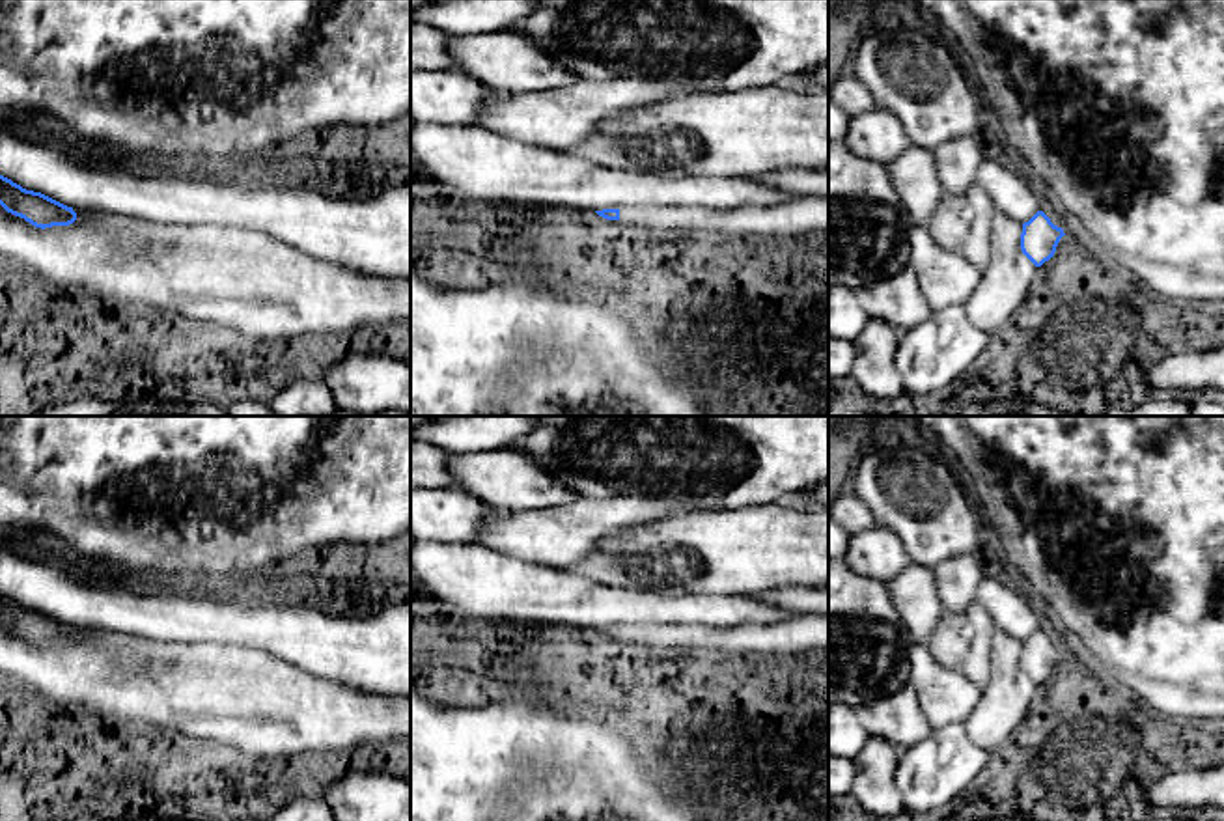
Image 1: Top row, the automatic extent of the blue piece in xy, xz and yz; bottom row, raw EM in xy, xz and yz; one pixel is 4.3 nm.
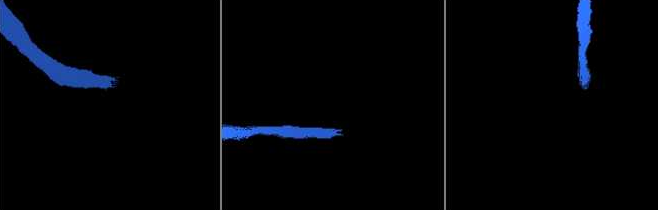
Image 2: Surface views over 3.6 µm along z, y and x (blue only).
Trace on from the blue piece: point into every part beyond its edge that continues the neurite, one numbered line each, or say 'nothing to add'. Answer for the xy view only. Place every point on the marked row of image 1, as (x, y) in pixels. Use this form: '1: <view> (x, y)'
nothing to add

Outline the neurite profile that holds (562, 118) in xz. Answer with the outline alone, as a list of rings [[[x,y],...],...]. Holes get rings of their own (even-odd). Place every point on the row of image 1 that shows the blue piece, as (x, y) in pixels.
[[[578,78],[552,91],[498,91],[480,110],[476,125],[530,146],[565,151],[588,140],[597,123],[623,110],[679,95],[653,78]]]

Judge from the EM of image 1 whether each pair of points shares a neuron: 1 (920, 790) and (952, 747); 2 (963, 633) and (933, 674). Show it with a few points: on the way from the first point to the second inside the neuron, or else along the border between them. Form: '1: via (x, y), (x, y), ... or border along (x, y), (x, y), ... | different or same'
1: via (928, 779), (946, 758) | same
2: border along (926, 644), (939, 663), (961, 672), (978, 689) | different

